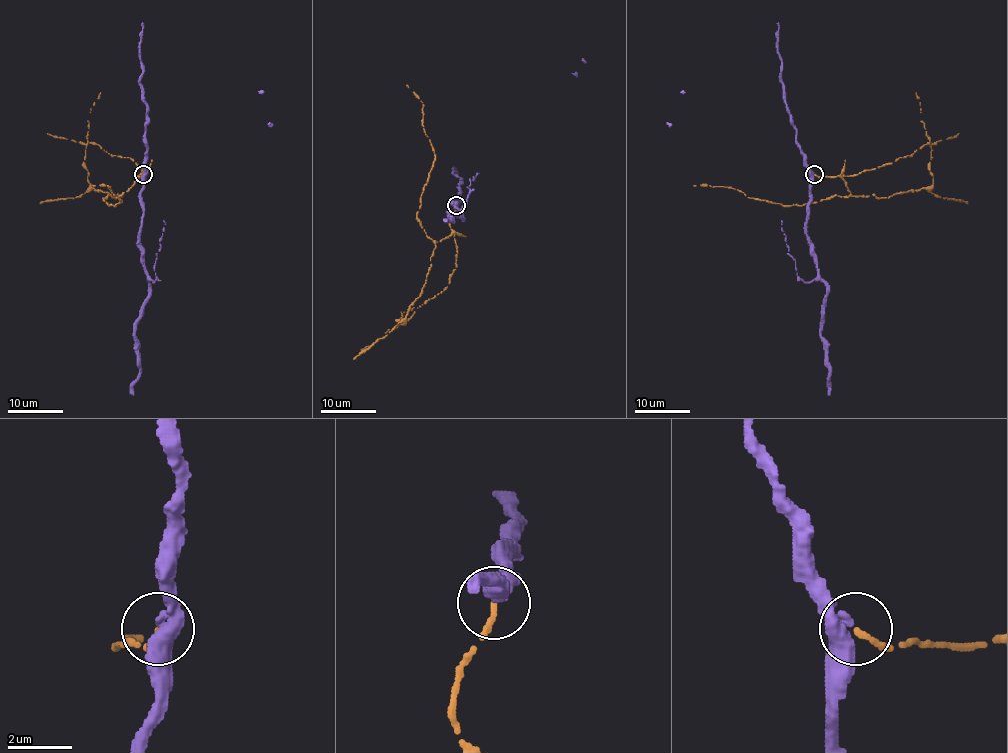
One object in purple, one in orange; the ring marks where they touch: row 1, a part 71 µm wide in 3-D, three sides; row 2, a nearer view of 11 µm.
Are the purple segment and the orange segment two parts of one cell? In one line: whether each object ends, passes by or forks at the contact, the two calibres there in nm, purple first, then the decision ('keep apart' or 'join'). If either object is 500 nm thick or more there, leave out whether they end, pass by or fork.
purple passes by | orange ends | 320/180 nm | join

